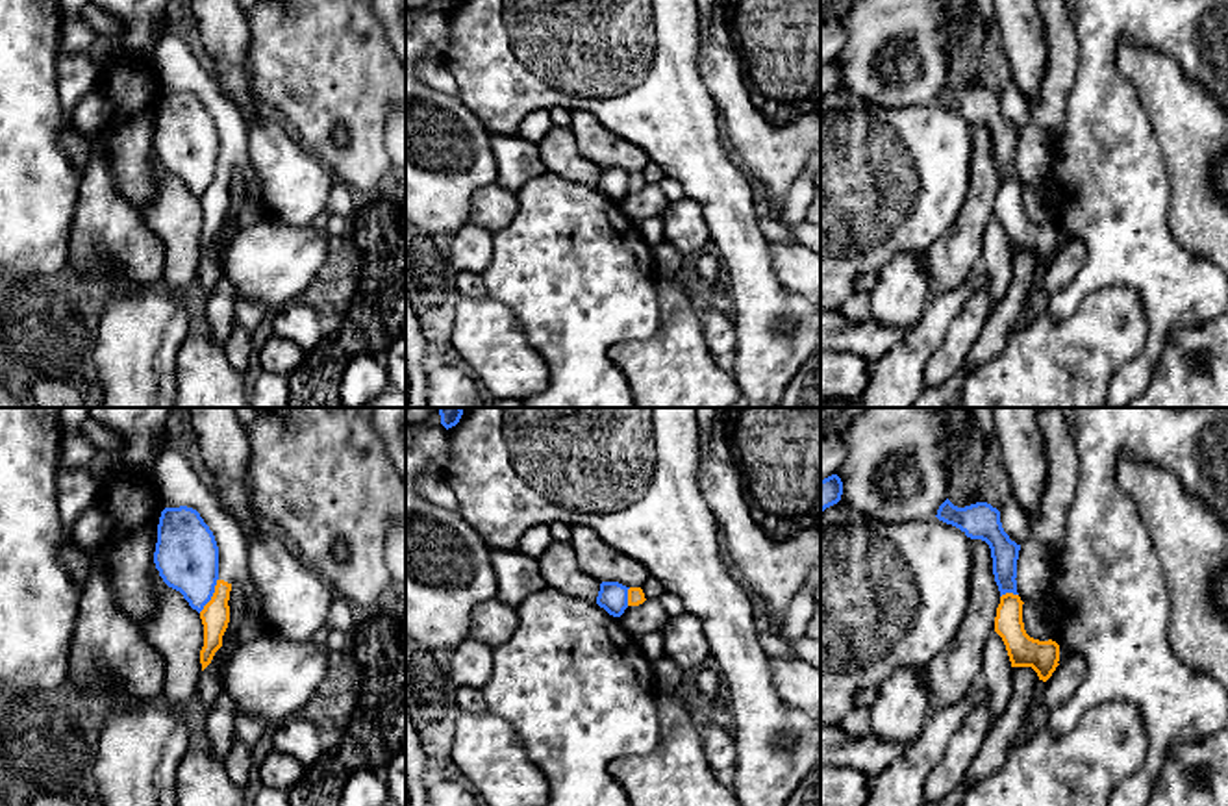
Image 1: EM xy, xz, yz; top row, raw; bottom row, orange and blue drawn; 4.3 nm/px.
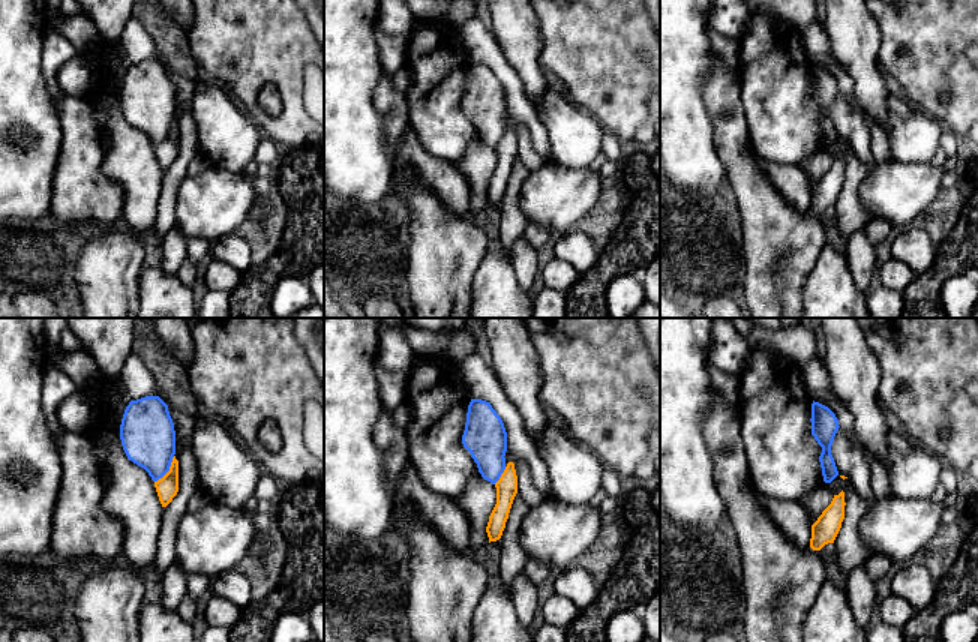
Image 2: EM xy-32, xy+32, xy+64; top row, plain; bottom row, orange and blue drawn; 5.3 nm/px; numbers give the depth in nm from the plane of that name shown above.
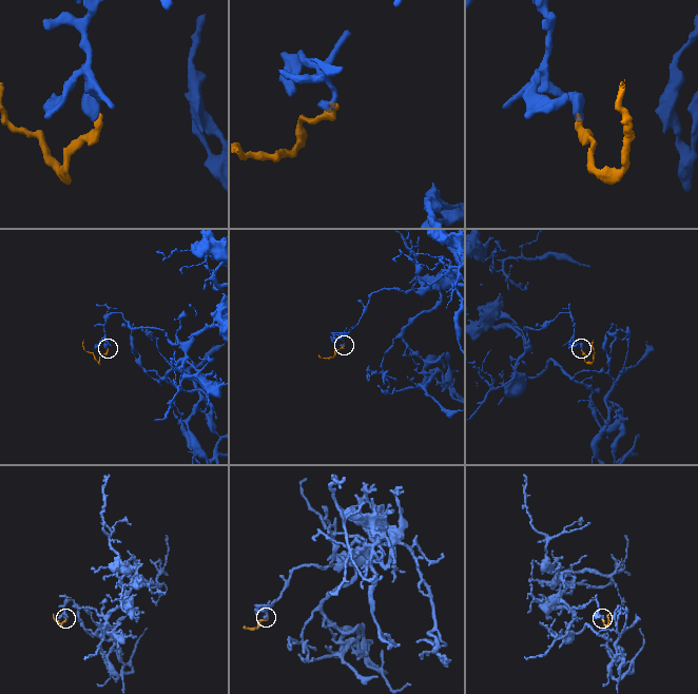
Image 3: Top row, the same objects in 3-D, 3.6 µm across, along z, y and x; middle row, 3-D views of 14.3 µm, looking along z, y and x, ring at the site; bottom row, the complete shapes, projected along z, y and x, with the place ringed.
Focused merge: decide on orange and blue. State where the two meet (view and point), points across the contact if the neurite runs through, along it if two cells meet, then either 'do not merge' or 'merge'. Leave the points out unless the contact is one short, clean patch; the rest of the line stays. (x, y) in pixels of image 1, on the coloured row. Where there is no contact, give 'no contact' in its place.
contact xy (213, 595); border xy (217, 579), (212, 599), (199, 612); do not merge

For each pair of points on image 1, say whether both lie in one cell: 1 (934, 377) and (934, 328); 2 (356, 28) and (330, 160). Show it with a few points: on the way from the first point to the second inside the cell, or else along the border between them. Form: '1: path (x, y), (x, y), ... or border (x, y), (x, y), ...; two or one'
1: border (956, 317), (947, 338), (927, 364), (923, 388); two
2: path (323, 62), (323, 126); one

